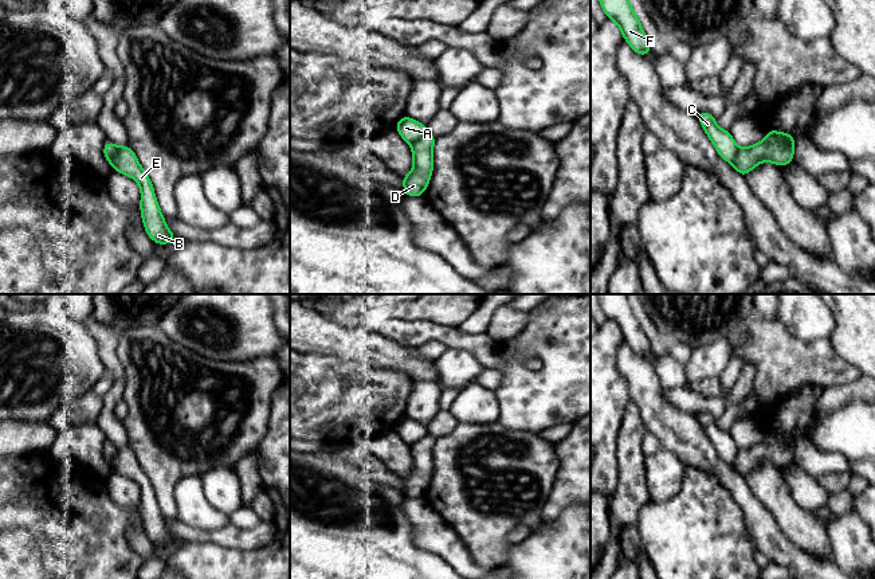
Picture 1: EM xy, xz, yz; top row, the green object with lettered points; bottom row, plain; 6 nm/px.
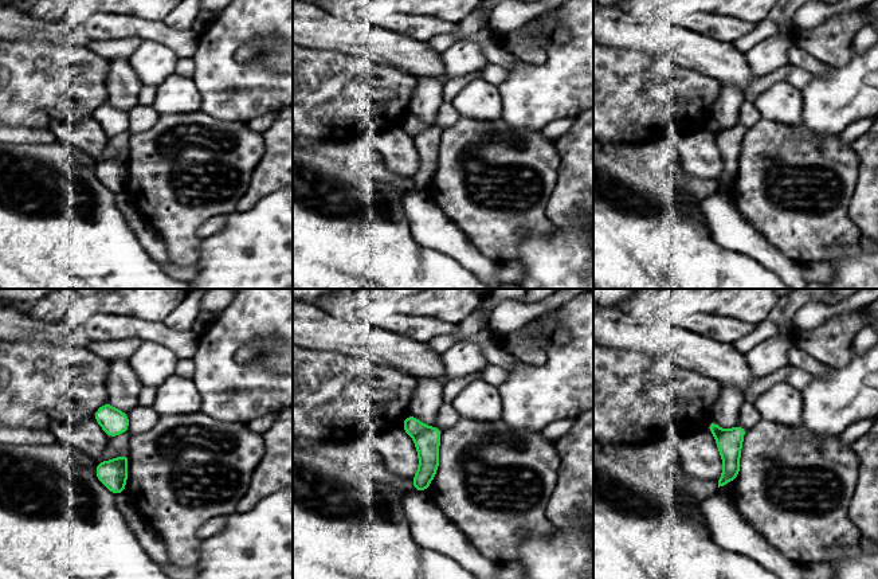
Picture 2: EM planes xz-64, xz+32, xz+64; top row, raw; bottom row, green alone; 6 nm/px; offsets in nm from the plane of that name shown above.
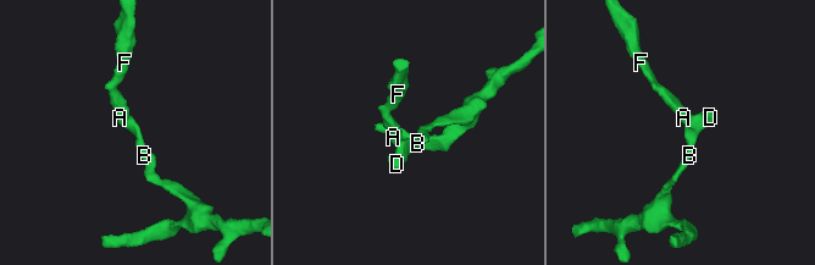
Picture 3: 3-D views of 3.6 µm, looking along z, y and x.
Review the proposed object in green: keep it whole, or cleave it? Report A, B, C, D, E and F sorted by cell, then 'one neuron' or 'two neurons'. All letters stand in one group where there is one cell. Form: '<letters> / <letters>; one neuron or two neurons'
A C F / B D E; two neurons

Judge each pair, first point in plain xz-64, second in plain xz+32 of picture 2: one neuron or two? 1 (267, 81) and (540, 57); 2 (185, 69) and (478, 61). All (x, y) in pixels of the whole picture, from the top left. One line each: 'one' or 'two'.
1: two
2: two

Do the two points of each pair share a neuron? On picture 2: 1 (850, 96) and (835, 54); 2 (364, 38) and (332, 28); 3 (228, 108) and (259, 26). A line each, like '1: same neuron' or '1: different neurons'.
1: different neurons
2: same neuron
3: same neuron

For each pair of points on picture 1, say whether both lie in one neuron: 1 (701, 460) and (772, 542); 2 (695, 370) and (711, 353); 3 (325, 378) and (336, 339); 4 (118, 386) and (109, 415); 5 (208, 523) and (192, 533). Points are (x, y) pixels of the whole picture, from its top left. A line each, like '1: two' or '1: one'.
1: one
2: one
3: two
4: one
5: two

